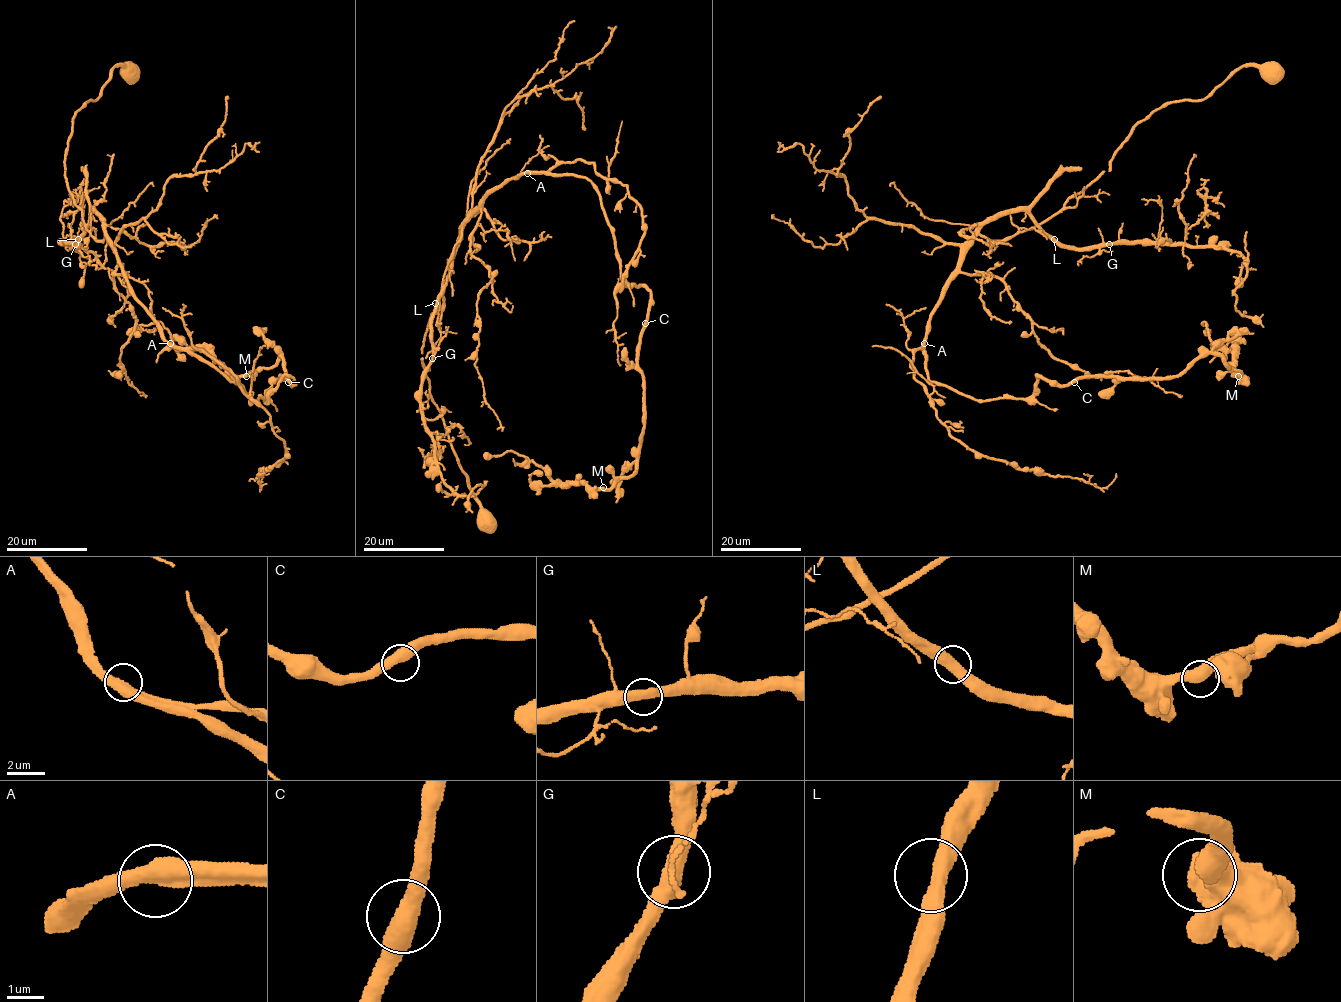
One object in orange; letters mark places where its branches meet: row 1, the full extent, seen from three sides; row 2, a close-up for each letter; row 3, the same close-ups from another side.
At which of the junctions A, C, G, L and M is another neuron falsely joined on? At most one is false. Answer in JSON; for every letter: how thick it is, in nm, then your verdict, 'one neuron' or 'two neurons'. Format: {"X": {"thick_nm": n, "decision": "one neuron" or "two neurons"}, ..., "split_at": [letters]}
{"A": {"thick_nm": 500, "decision": "one neuron"}, "C": {"thick_nm": 500, "decision": "one neuron"}, "G": {"thick_nm": 460, "decision": "one neuron"}, "L": {"thick_nm": 460, "decision": "one neuron"}, "M": {"thick_nm": 500, "decision": "one neuron"}, "split_at": []}

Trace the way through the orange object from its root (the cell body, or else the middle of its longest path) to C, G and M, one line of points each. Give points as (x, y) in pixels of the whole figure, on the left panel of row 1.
C: (129, 72), (115, 66), (72, 118), (64, 169), (85, 228), (108, 238), (168, 342), (254, 400), (288, 382)
G: (129, 72), (115, 66), (101, 94), (72, 118), (64, 169), (85, 226), (75, 244)
M: (129, 72), (115, 66), (72, 118), (67, 187), (168, 342), (254, 400), (293, 382), (280, 353), (246, 376)

